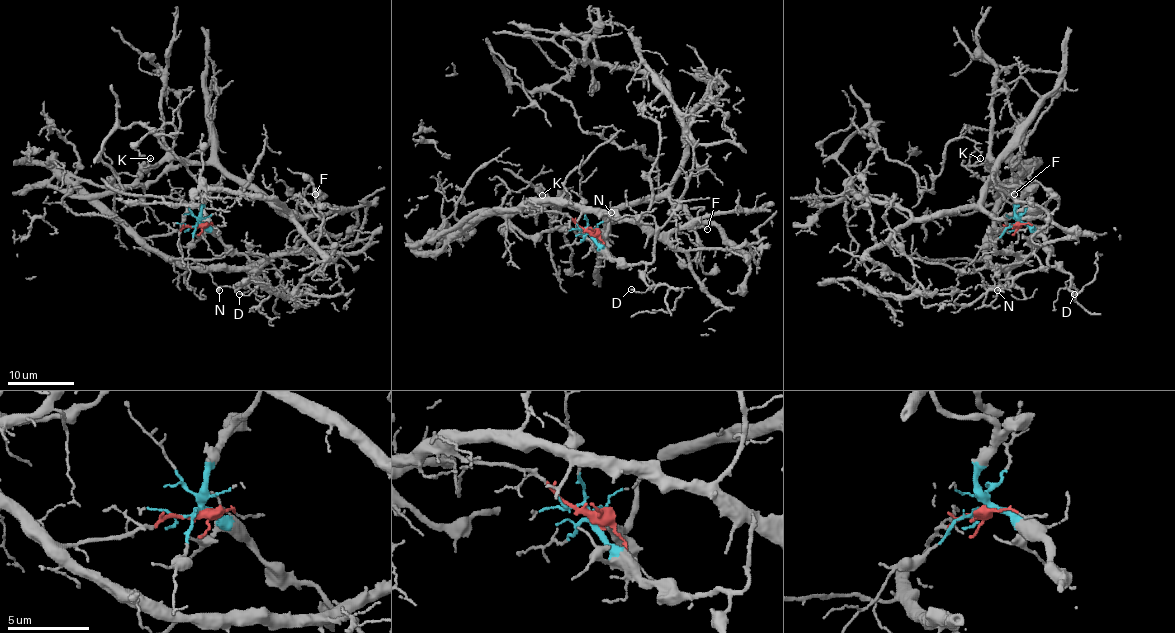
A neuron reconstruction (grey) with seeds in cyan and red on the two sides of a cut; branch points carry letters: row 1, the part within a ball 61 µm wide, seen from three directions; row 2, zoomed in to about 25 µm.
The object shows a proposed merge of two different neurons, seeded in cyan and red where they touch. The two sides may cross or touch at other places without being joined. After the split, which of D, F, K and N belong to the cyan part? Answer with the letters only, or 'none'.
D, F, K

